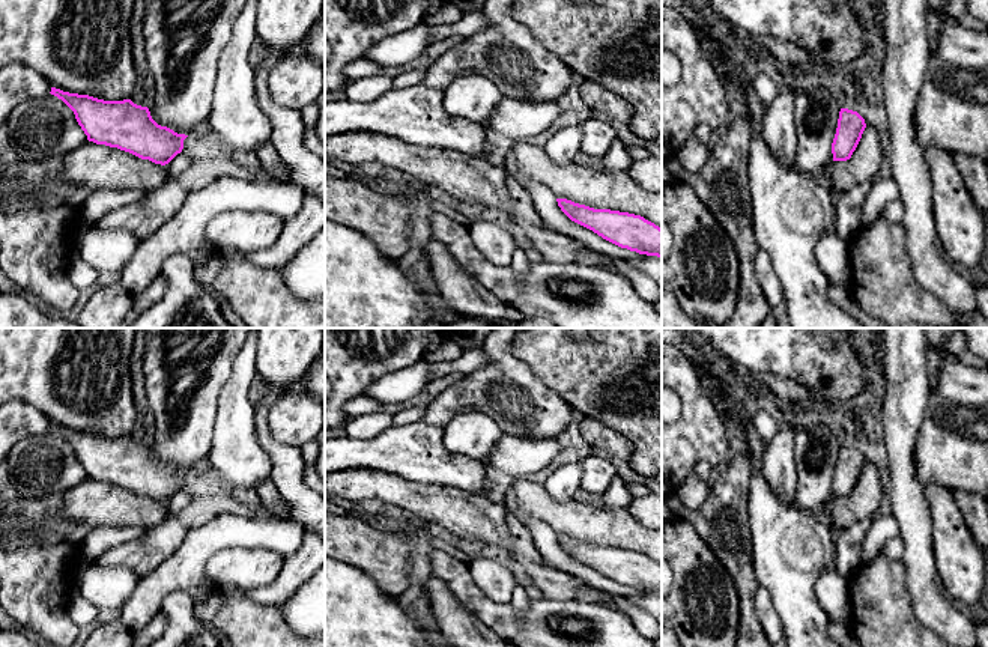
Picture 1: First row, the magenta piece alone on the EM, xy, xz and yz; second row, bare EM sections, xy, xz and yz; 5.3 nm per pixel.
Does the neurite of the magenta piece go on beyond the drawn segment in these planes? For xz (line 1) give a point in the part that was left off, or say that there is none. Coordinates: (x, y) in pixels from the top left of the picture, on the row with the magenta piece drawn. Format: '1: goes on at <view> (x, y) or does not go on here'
1: does not go on here

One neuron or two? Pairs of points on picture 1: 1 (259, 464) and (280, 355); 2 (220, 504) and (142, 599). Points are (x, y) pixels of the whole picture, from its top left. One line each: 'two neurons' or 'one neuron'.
1: two neurons
2: two neurons

